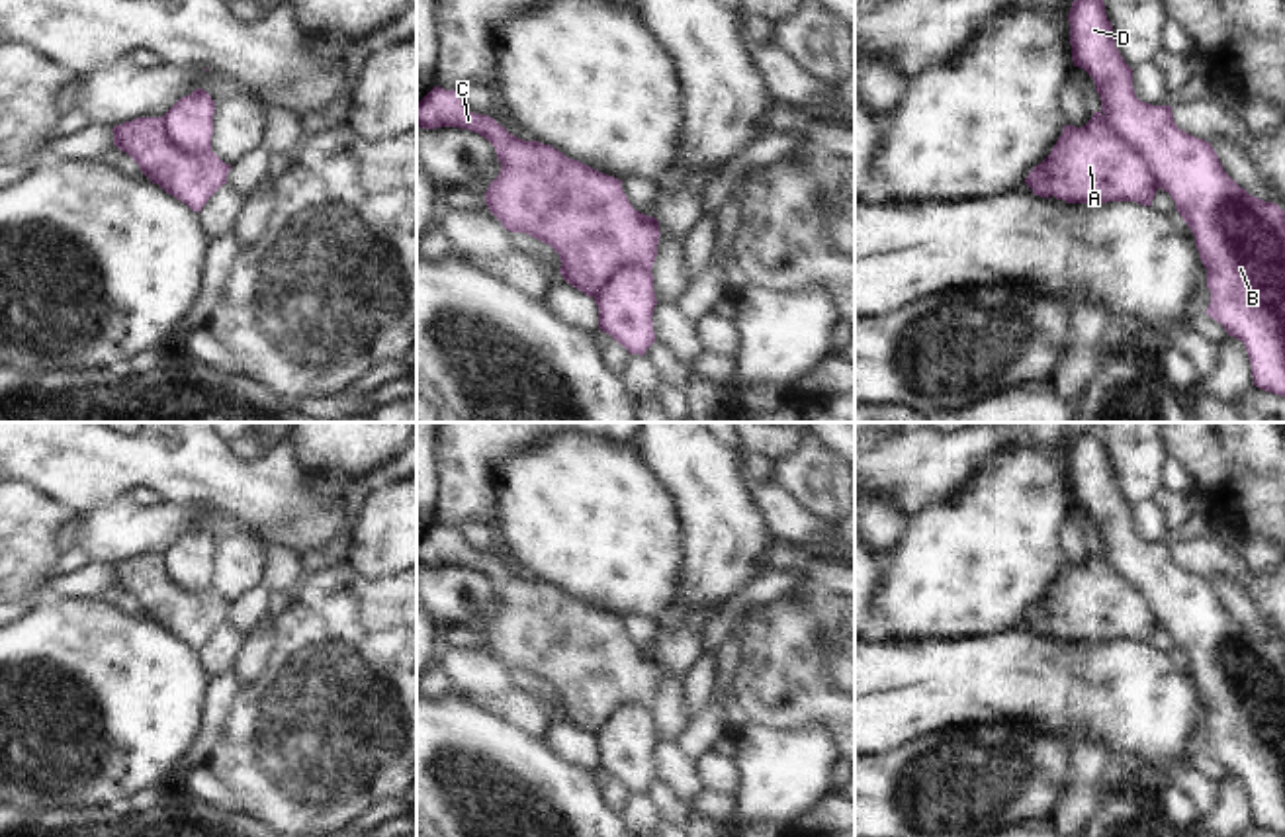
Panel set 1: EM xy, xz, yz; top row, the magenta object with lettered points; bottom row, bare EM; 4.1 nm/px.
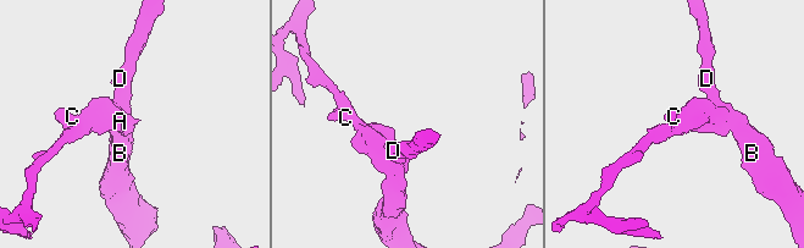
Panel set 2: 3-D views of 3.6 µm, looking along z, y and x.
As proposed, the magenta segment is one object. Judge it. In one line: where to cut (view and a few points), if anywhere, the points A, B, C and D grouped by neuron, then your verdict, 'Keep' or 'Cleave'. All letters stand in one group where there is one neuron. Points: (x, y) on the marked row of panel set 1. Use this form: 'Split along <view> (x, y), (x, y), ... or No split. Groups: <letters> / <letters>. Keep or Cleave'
Split along yz (1104, 116), (1147, 163), (1158, 186). Groups: A C / B D. Cleave.

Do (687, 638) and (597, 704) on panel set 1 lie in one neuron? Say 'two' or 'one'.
one

